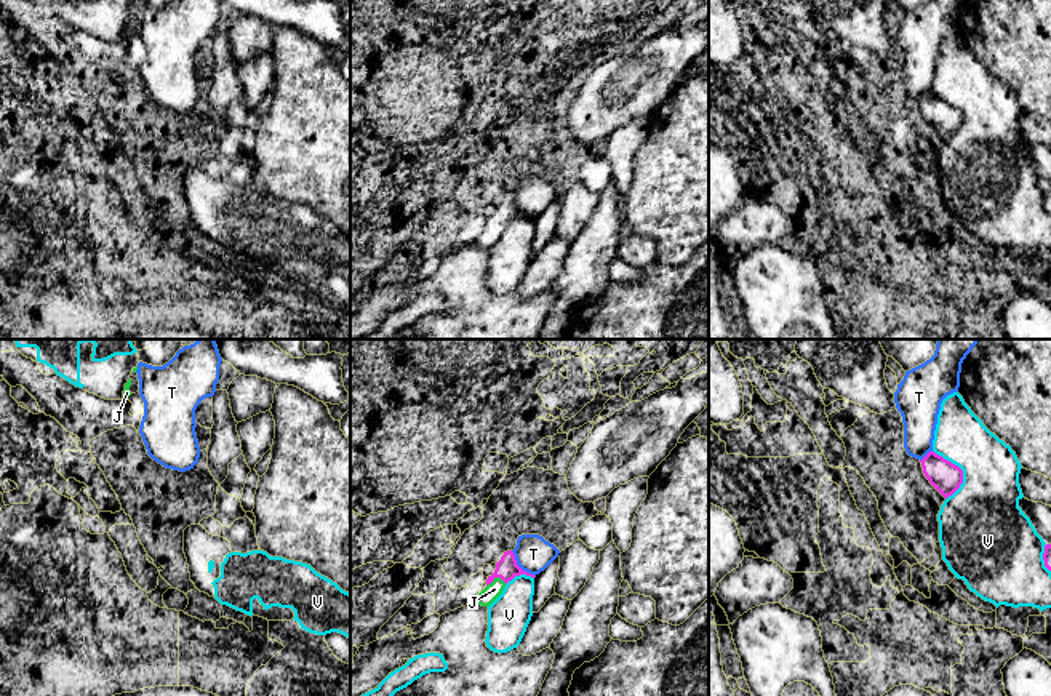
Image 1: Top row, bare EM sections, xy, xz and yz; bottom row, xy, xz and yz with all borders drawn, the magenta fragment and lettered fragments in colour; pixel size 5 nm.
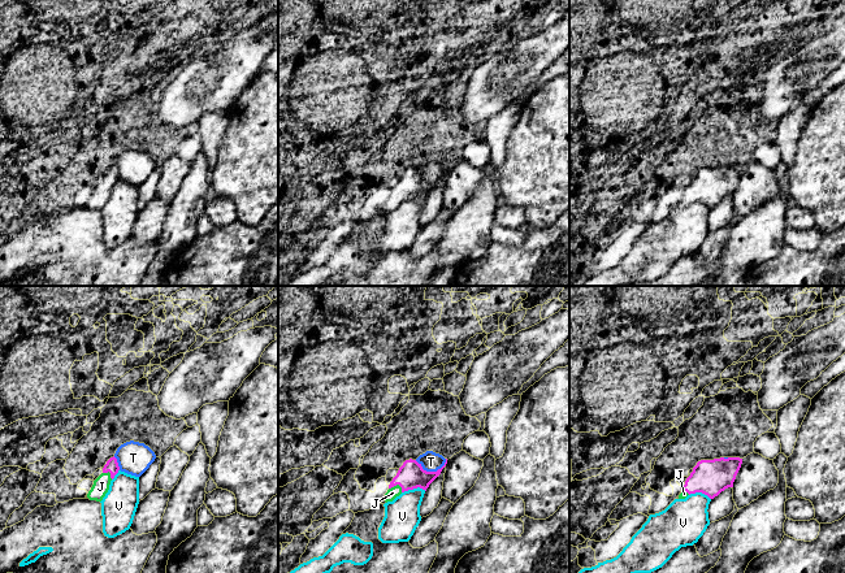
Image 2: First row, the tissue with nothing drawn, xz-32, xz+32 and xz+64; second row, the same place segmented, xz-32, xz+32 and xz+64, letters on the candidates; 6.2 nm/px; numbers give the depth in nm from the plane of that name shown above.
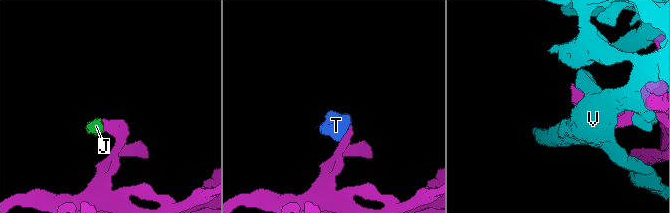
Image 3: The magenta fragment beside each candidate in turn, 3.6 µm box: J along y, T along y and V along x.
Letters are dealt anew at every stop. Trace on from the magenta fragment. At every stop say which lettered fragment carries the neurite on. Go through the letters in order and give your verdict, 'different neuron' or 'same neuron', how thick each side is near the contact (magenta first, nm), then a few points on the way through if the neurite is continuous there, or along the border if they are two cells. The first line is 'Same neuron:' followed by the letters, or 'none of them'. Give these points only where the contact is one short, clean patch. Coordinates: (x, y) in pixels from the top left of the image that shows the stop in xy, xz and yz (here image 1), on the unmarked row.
Same neuron: J
J: same neuron; calibres 110 and 80 nm
T: different neuron; calibres 110 and 190 nm; border xz (511, 192), (515, 204), (535, 218)
V: different neuron; calibres 160 and 380 nm

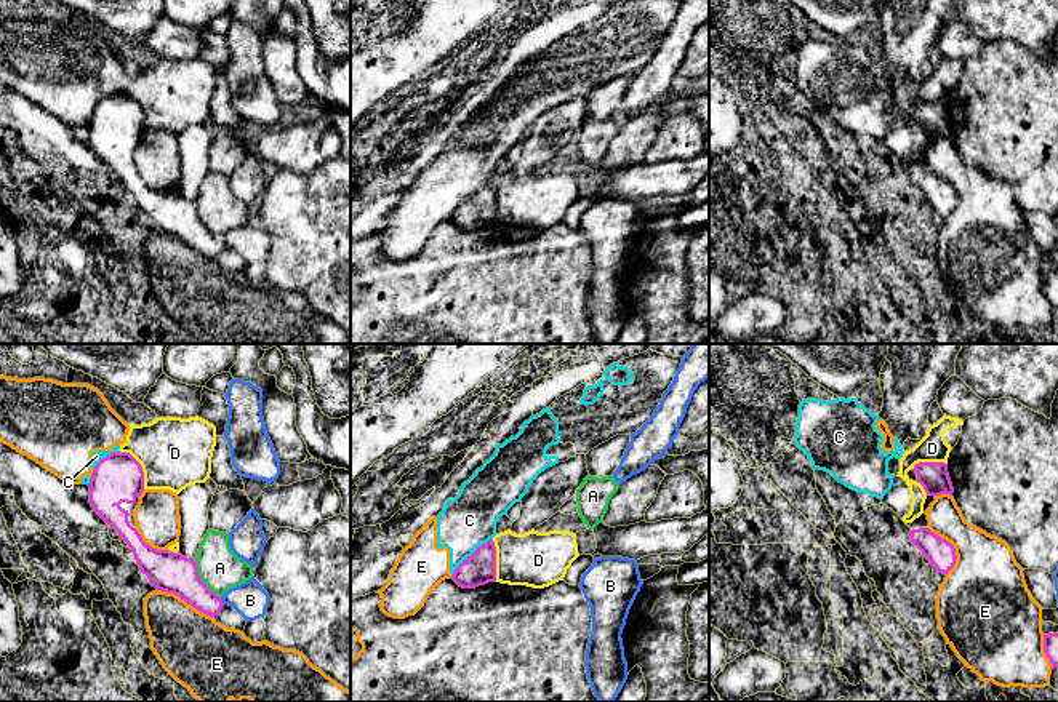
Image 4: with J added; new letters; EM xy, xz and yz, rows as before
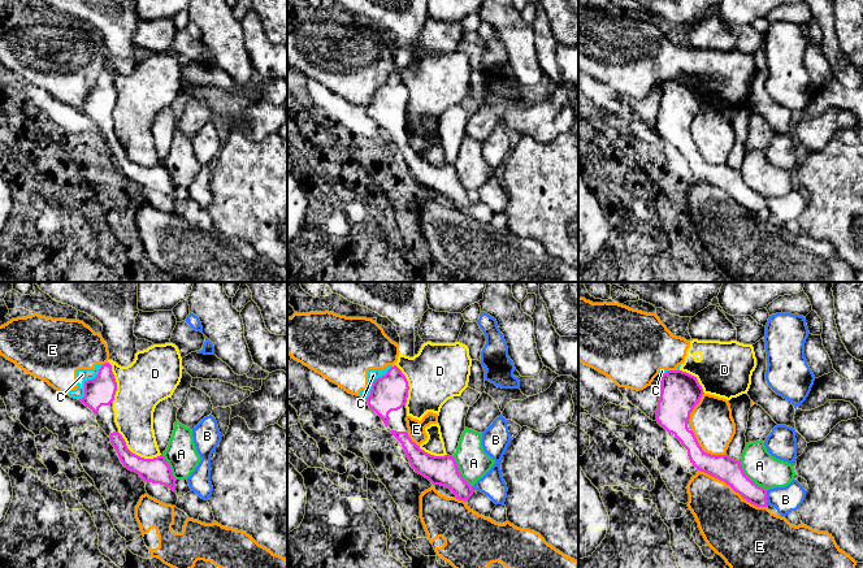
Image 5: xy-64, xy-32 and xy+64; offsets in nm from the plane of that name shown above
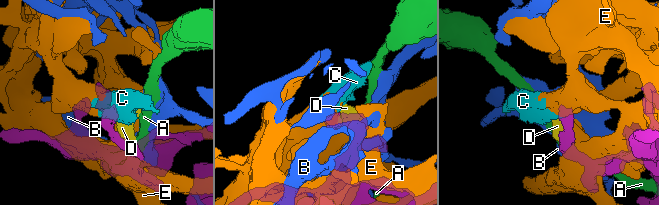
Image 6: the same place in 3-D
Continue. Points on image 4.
Same neuron: none of them
A: different neuron; calibres 200 and 220 nm
B: different neuron; calibres 190 and 180 nm
C: different neuron; calibres 160 and 280 nm; border xz (488, 181), (452, 218)
D: different neuron; calibres 240 and 360 nm; border xy (119, 91), (127, 93), (140, 106), (144, 130)
E: different neuron; calibres 200 and 360 nm

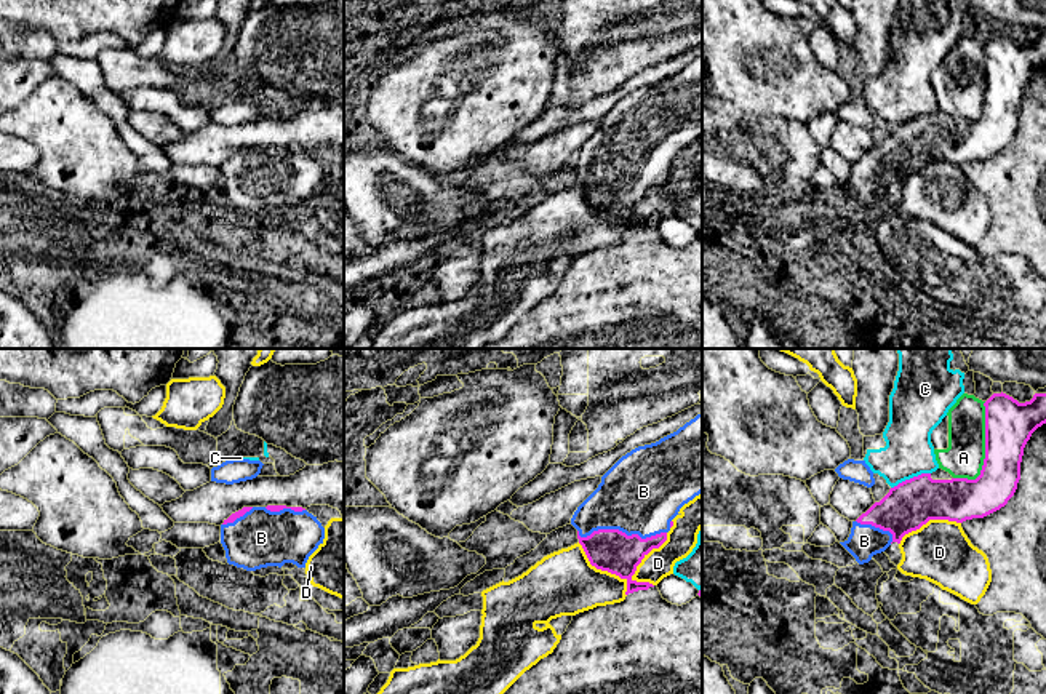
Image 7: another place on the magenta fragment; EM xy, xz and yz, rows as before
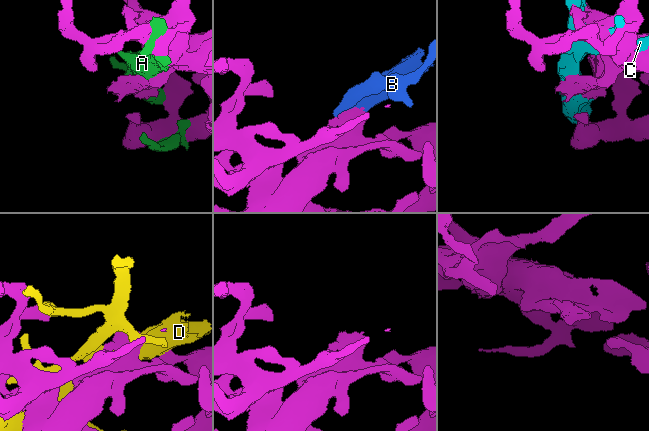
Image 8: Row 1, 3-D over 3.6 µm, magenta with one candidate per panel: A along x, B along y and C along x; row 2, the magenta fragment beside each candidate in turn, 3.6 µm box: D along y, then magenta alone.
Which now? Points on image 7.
Same neuron: B
A: different neuron; calibres 240 and 200 nm
B: same neuron; calibres 220 and 400 nm
C: different neuron; calibres 240 and 240 nm
D: different neuron; calibres 220 and 150 nm

